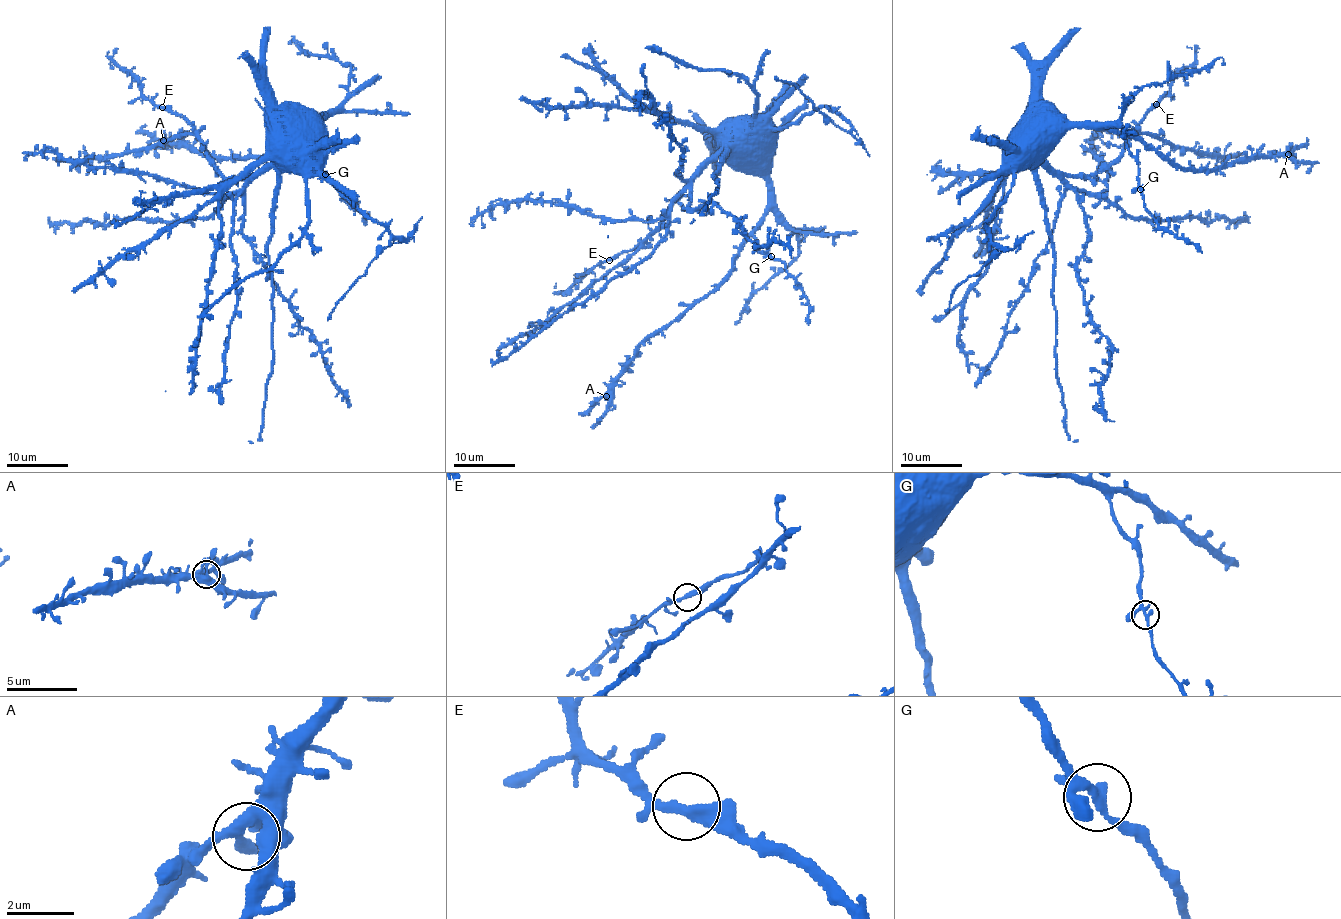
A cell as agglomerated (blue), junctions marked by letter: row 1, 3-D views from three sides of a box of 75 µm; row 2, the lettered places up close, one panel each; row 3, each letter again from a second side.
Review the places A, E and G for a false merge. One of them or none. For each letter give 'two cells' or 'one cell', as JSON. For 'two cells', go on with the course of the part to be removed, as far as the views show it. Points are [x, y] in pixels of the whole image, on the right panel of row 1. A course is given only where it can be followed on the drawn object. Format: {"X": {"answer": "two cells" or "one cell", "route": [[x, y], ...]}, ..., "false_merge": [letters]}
{"A": {"answer": "one cell"}, "E": {"answer": "one cell"}, "G": {"answer": "one cell"}, "false_merge": []}

